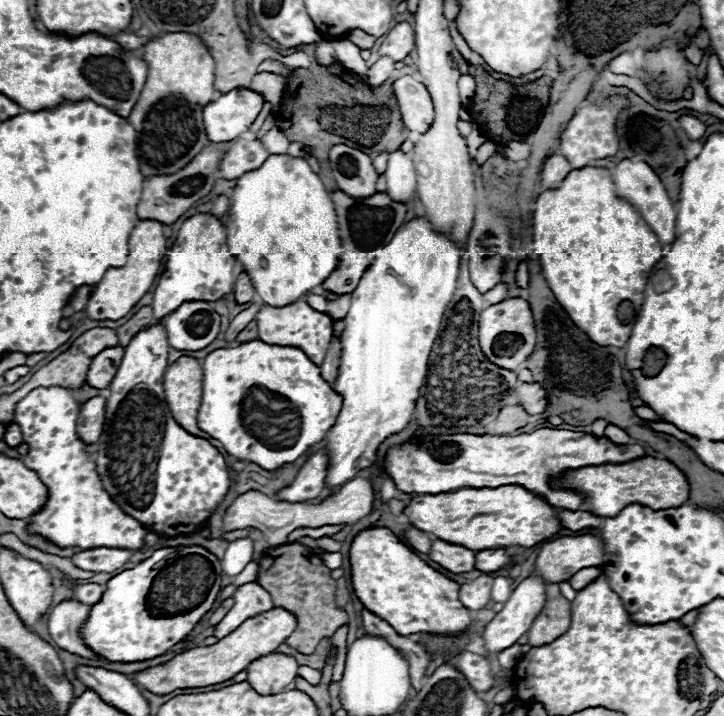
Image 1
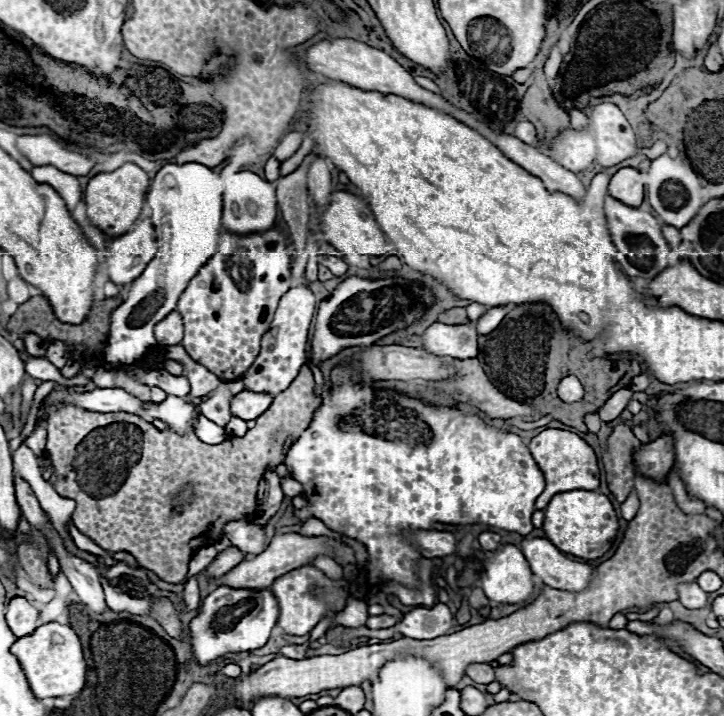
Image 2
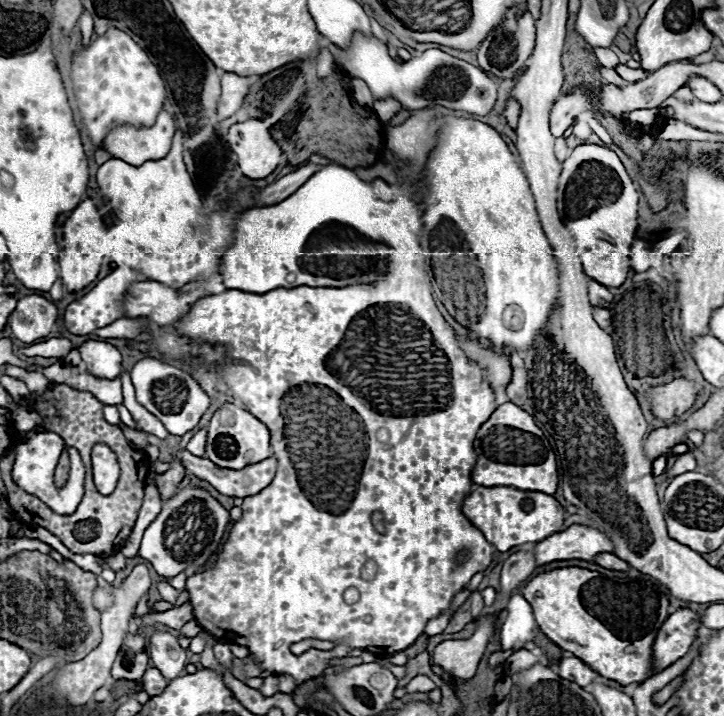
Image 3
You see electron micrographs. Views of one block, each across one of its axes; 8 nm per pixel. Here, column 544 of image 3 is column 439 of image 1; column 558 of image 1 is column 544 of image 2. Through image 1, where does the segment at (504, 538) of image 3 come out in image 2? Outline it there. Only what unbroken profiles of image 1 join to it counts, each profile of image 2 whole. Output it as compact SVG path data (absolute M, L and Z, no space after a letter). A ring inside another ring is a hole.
M570 490L570 492L556 494L544 512L546 512L546 518L542 528L546 532L546 538L562 552L568 552L586 560L596 560L604 556L612 548L612 542L620 528L618 514L610 498L590 490Z

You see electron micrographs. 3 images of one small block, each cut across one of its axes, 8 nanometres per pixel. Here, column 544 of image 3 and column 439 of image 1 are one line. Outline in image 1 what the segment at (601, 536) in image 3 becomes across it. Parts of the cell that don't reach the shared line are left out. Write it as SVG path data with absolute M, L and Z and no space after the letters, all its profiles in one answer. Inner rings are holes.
M436 540L430 546L430 558L454 574L474 570L474 556L474 550L444 540Z

